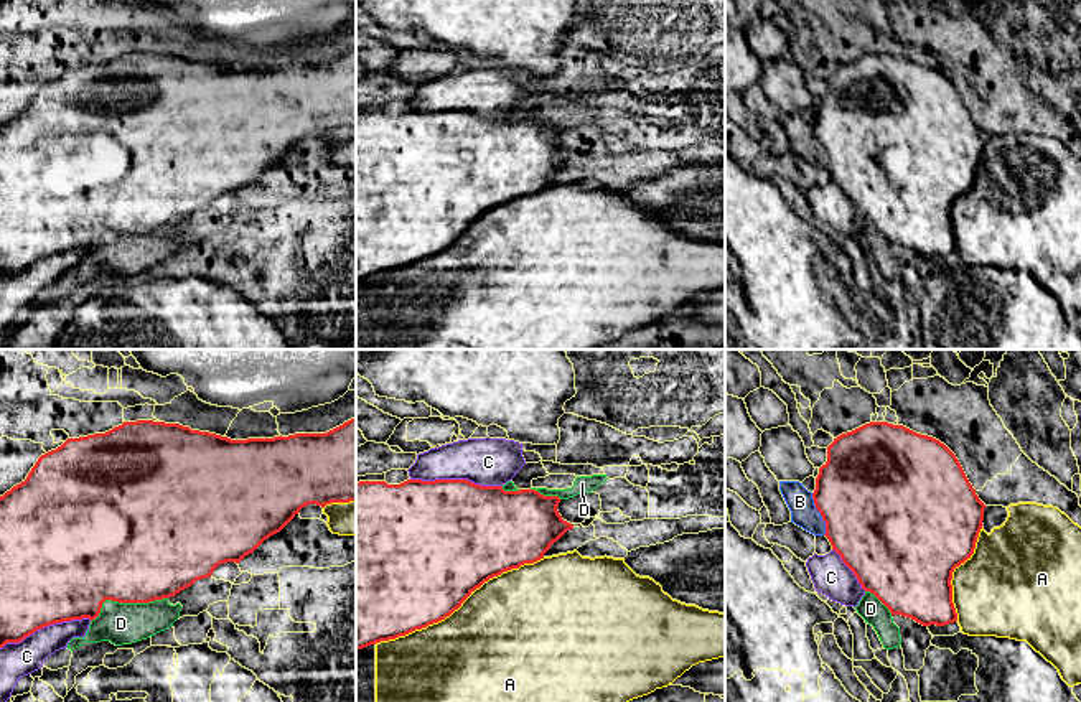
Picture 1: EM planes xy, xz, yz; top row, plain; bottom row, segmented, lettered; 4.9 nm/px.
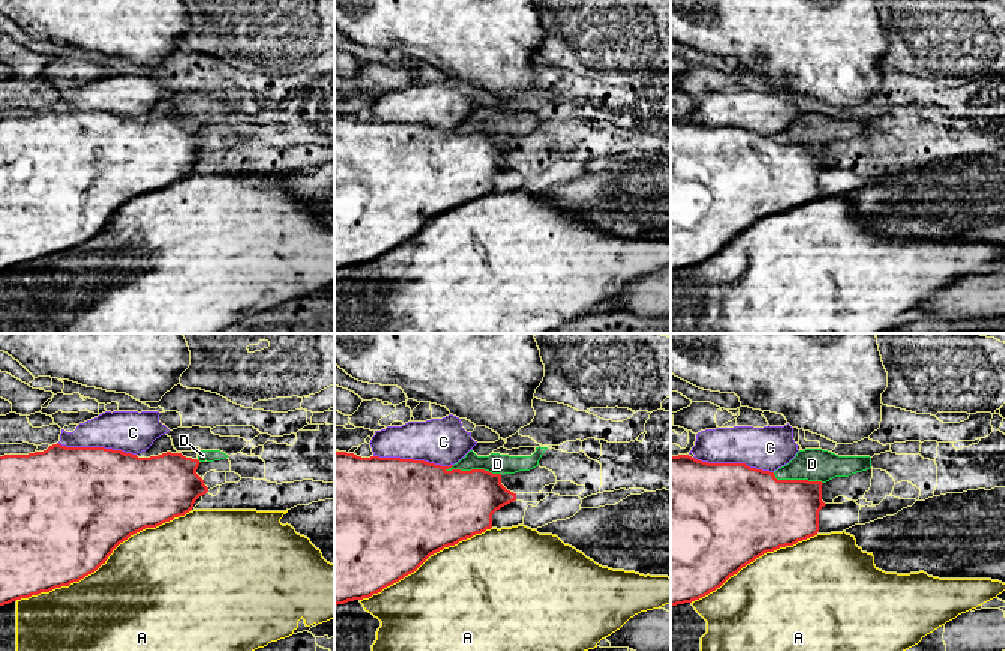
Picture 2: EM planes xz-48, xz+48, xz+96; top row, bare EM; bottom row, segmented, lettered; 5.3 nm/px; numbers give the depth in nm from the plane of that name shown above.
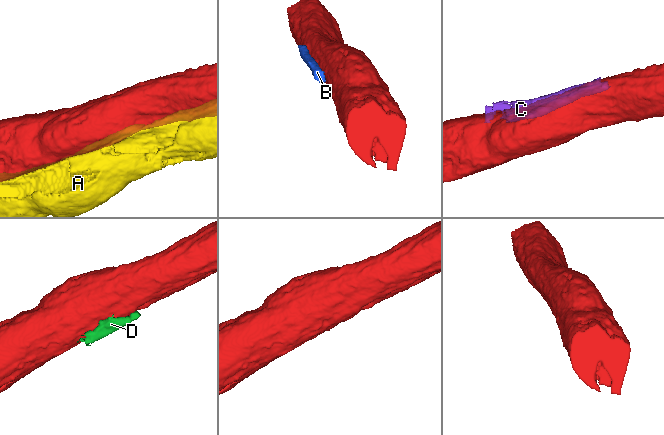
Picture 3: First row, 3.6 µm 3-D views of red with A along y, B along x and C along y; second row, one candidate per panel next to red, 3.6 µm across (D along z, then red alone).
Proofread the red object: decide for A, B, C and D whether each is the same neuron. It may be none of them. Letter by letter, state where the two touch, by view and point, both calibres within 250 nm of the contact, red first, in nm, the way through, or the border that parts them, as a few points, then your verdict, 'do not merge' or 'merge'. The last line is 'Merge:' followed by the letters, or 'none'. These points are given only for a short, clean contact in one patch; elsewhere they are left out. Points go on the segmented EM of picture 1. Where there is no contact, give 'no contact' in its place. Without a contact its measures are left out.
A: xz (458, 607) | 500/500 nm | do not merge
B: yz (821, 514) | 500/130 nm | do not merge
C: xz (457, 480) | 500/240 nm | do not merge
D: xy (126, 602) | 500/200 nm | do not merge
Merge: none

